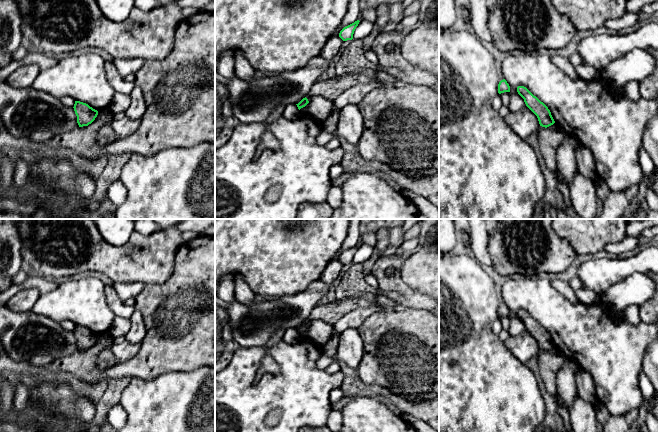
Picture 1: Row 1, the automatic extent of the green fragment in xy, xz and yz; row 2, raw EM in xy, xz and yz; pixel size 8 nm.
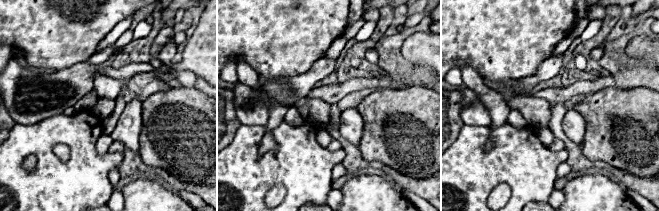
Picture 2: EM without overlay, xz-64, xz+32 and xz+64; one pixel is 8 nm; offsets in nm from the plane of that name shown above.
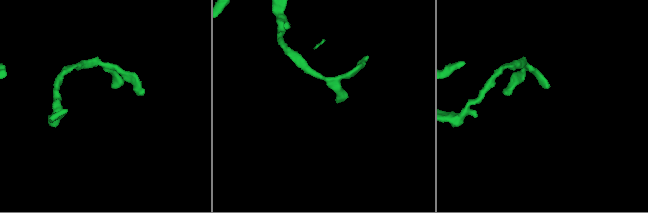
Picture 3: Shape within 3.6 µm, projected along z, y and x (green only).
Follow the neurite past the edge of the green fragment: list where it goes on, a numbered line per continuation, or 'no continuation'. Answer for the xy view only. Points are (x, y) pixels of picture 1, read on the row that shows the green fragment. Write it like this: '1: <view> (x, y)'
1: xy (66, 100)

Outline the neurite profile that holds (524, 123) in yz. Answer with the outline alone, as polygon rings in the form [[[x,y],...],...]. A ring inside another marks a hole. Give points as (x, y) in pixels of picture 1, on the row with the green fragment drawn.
[[[524,106],[517,112],[510,111],[504,120],[518,136],[524,139],[535,150],[540,167],[546,167],[539,149],[537,131],[540,128],[540,124],[537,116],[527,106]]]

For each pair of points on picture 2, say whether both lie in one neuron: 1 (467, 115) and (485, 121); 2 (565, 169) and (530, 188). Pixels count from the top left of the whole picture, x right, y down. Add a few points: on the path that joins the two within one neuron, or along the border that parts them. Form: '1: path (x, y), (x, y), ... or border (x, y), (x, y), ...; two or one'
1: path (471, 115), (479, 115), (481, 117); one
2: border (566, 160), (558, 166), (556, 177); two

